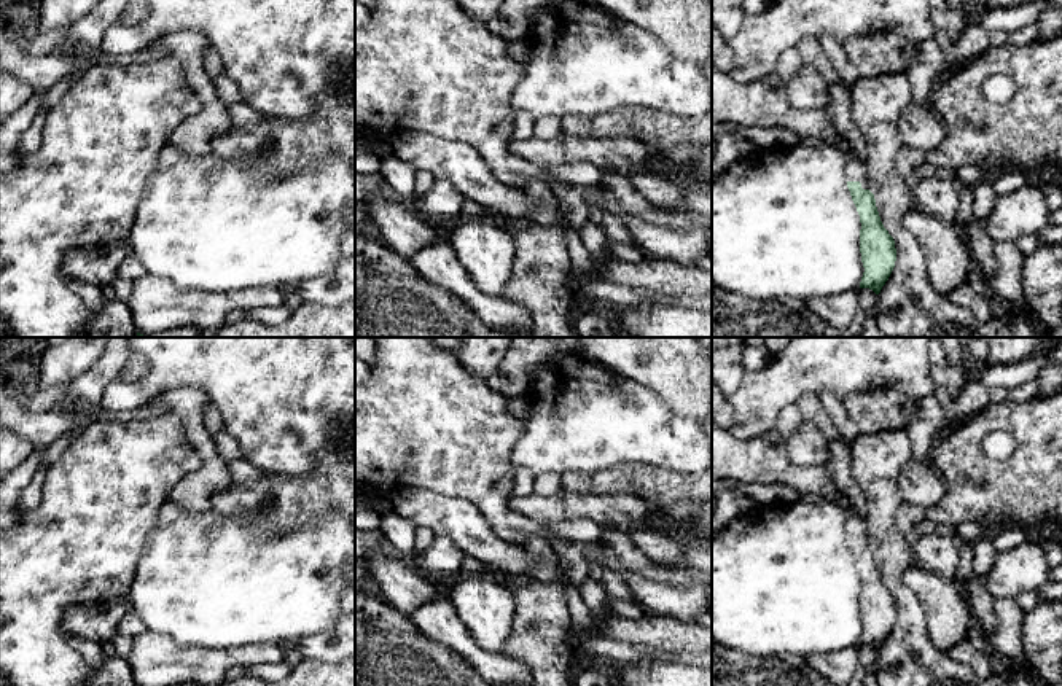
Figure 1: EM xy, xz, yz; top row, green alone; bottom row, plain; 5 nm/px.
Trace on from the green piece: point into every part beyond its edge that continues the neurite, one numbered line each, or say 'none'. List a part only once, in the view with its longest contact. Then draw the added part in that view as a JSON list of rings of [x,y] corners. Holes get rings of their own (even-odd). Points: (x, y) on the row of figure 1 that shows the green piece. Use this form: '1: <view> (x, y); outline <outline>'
1: yz (766, 102); outline [[[712,68],[712,123],[777,127],[801,140],[815,138],[836,145],[847,156],[847,181],[860,181],[863,189],[869,189],[865,162],[849,154],[826,111],[793,107],[790,86],[777,70],[753,83],[739,84],[729,73]]]

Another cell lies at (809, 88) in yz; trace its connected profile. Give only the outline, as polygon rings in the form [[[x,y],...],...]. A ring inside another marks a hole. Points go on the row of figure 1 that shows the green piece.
[[[804,64],[788,81],[791,105],[796,108],[826,108],[831,103],[828,80]]]

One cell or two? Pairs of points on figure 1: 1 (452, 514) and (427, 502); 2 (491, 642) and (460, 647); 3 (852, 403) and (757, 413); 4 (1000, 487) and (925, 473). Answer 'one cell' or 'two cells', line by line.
1: one cell
2: two cells
3: two cells
4: two cells

